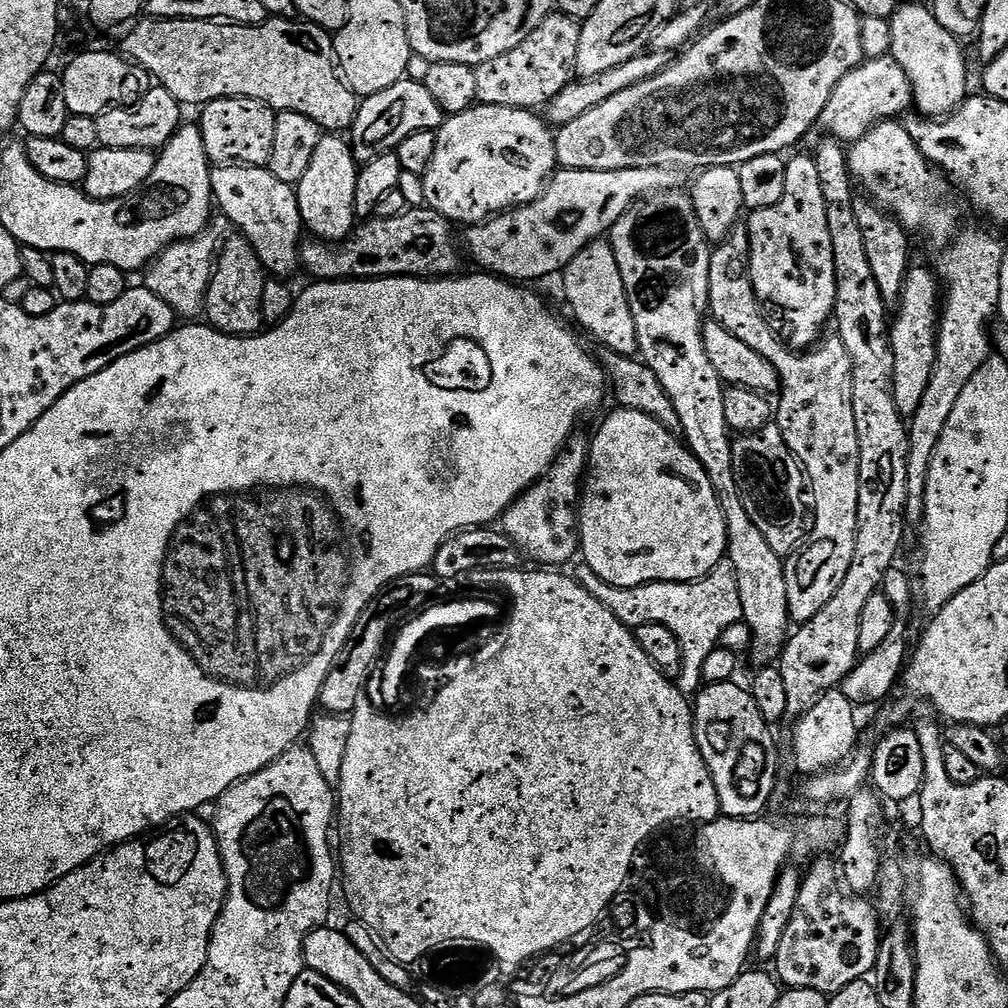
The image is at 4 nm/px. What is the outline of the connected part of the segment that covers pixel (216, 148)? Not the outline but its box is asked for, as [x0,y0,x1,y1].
[198,96,276,168]

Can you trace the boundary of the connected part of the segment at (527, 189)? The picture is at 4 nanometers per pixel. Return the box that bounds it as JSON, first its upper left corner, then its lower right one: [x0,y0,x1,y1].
[422,104,557,226]

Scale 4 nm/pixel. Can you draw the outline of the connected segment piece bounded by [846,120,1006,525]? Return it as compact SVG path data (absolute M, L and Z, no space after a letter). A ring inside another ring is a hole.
M885 120L855 141L846 155L848 171L853 181L864 187L863 195L893 216L905 232L913 237L925 236L937 248L934 271L942 285L942 307L940 326L936 330L934 374L930 374L930 386L926 386L926 394L922 394L922 402L908 424L906 520L909 525L919 525L924 519L926 482L938 438L942 438L942 430L946 430L946 422L958 403L958 394L966 390L970 378L979 376L980 369L990 359L988 323L992 316L994 320L1000 306L1002 258L1006 248L994 233L976 224L964 224L964 212L955 204L957 193L949 177L918 150L903 123Z

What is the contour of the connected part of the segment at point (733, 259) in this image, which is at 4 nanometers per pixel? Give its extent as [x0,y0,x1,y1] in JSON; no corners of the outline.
[708,226,860,626]

